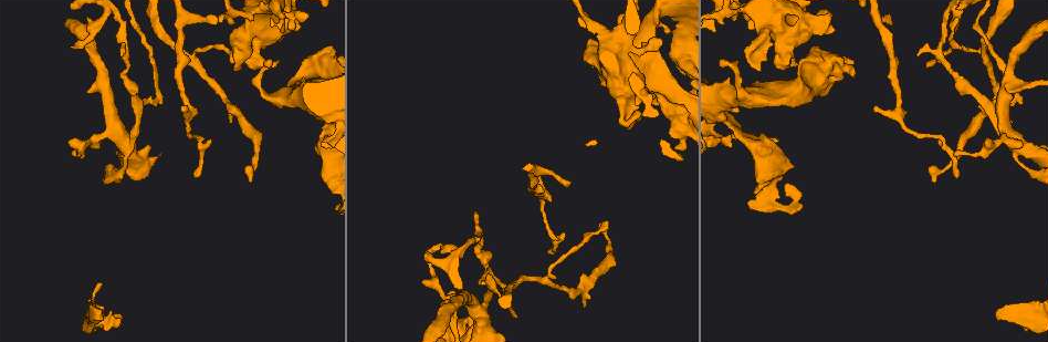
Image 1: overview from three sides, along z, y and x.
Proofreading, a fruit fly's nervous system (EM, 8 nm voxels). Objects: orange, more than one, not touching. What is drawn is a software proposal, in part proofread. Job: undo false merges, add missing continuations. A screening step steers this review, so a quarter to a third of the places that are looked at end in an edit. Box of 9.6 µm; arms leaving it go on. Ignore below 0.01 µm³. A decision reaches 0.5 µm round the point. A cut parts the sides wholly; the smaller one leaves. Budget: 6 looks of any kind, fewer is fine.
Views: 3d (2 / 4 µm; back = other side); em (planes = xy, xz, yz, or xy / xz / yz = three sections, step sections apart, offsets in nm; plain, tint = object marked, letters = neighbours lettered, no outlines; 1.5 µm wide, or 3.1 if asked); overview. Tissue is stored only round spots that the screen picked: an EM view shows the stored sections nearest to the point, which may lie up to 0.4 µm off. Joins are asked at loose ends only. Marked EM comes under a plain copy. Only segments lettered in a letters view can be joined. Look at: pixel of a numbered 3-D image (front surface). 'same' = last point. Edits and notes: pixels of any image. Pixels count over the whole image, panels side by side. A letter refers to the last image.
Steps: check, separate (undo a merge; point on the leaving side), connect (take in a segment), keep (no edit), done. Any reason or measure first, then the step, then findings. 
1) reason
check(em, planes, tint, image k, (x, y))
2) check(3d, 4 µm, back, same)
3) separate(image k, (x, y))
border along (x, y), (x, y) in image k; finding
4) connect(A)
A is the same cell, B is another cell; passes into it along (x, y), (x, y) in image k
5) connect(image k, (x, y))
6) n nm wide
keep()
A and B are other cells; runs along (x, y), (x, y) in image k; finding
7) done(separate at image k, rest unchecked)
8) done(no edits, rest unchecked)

branch stops here
check(em, planes, letters, image 1, (675, 146))

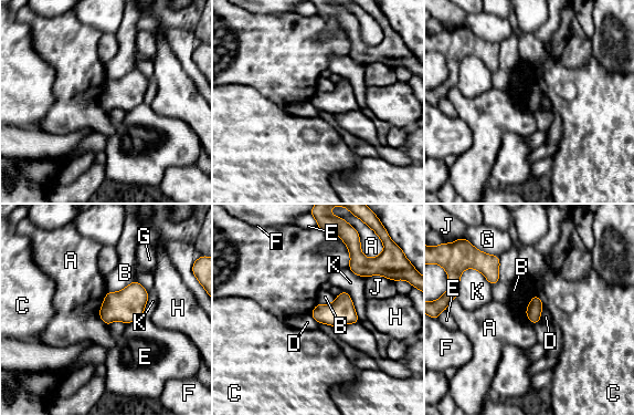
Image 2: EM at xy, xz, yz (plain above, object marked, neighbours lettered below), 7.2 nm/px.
keep()
A, B, C, D, E, F, G, H, J and K are other cells; border along (106, 291), (99, 318), (107, 325) in image 2; no lettered segment goes on from it

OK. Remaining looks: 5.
abrupt turn
check(em, planes, letters, image 1, (255, 55))

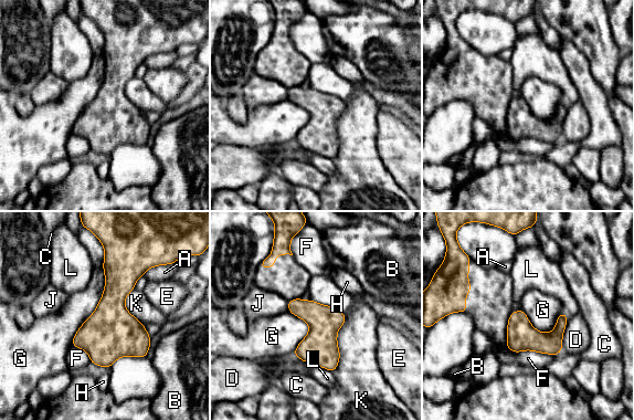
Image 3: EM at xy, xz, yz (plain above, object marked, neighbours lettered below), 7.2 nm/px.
260 nm wide
keep()
A, B, C, D, E, F, G, H, J, K and L are other cells; border along (346, 315), (334, 371) in image 3; one cell here

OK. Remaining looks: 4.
branch stops here
check(em, planes, letters, image 1, (915, 54))

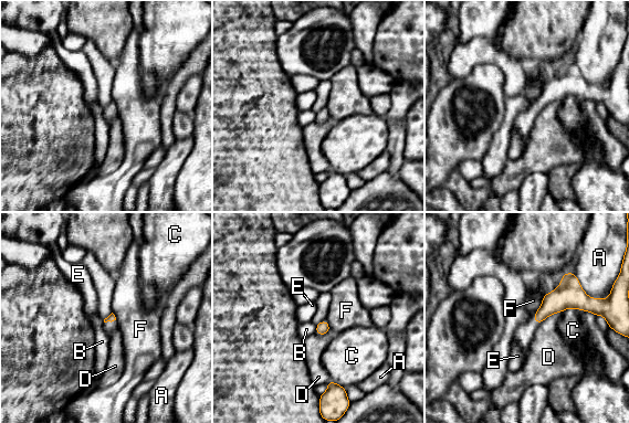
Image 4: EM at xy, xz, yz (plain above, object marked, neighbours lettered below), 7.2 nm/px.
keep()
A, B, C, D, E and F are other cells; border along (545, 294), (540, 308), (533, 316) in image 4; none of them fits

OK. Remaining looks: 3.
done(no edits, rest unchecked)

